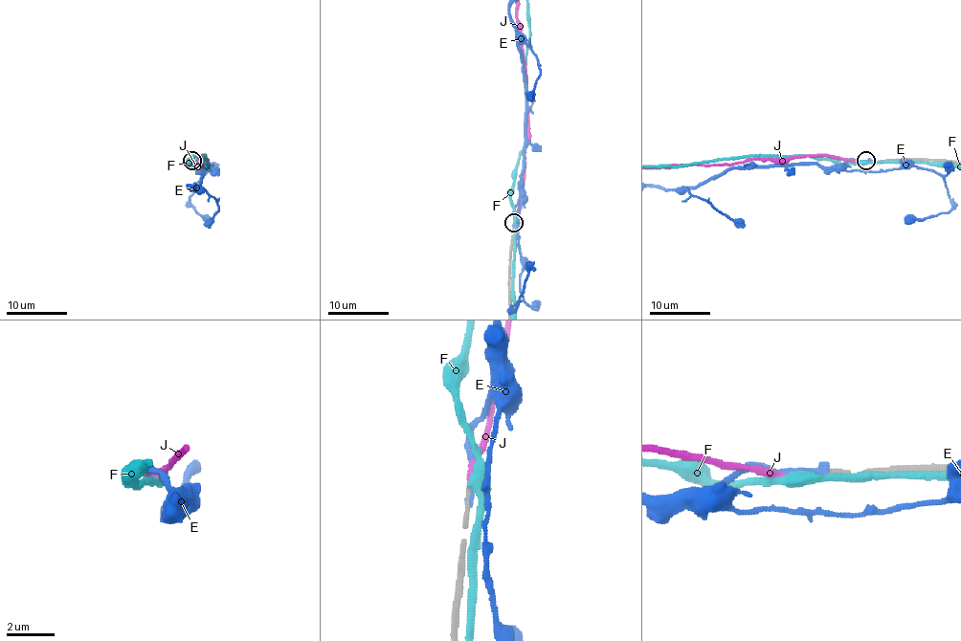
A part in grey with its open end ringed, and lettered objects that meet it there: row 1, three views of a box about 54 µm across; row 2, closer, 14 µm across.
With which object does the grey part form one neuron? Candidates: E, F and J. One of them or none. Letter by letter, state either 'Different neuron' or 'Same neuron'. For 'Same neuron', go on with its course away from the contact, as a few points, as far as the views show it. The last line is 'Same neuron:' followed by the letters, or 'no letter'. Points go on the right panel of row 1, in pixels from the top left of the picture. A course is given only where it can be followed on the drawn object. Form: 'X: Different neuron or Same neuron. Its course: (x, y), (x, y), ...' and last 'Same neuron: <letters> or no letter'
E: Same neuron
F: Different neuron
J: Different neuron
Same neuron: E

